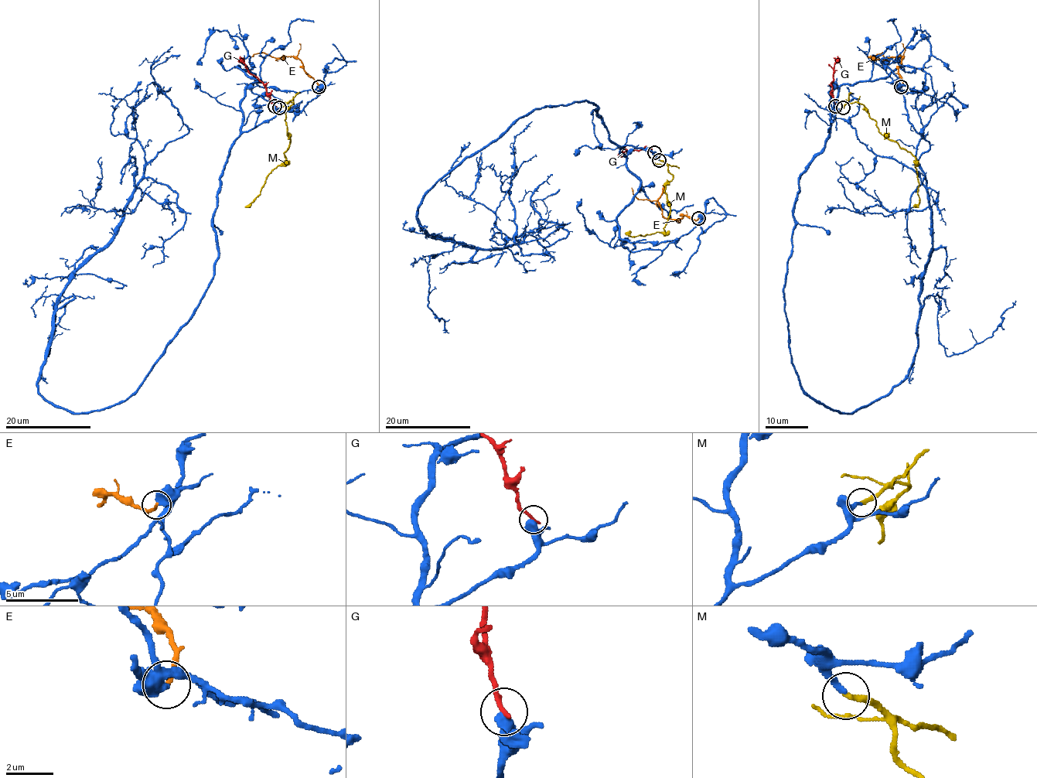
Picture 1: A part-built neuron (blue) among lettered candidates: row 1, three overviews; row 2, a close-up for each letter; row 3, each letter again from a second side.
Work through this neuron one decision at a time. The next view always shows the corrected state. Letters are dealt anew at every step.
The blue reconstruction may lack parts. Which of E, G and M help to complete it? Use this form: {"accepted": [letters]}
{"accepted": ["M"]}

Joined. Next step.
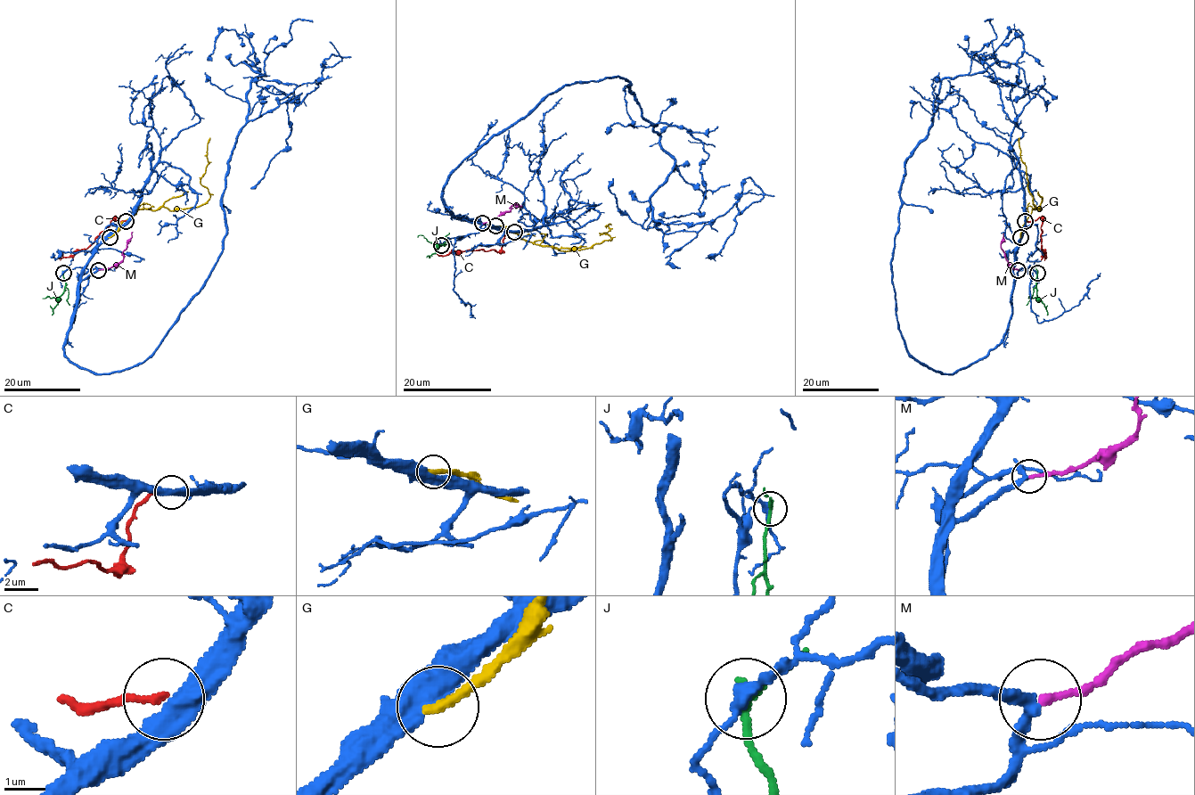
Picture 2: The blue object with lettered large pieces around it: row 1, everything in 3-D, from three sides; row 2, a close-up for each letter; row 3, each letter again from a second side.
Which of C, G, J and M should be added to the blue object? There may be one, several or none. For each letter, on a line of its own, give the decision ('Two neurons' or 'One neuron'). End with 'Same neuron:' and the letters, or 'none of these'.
C: Two neurons
G: Two neurons
J: Two neurons
M: One neuron
Same neuron: M

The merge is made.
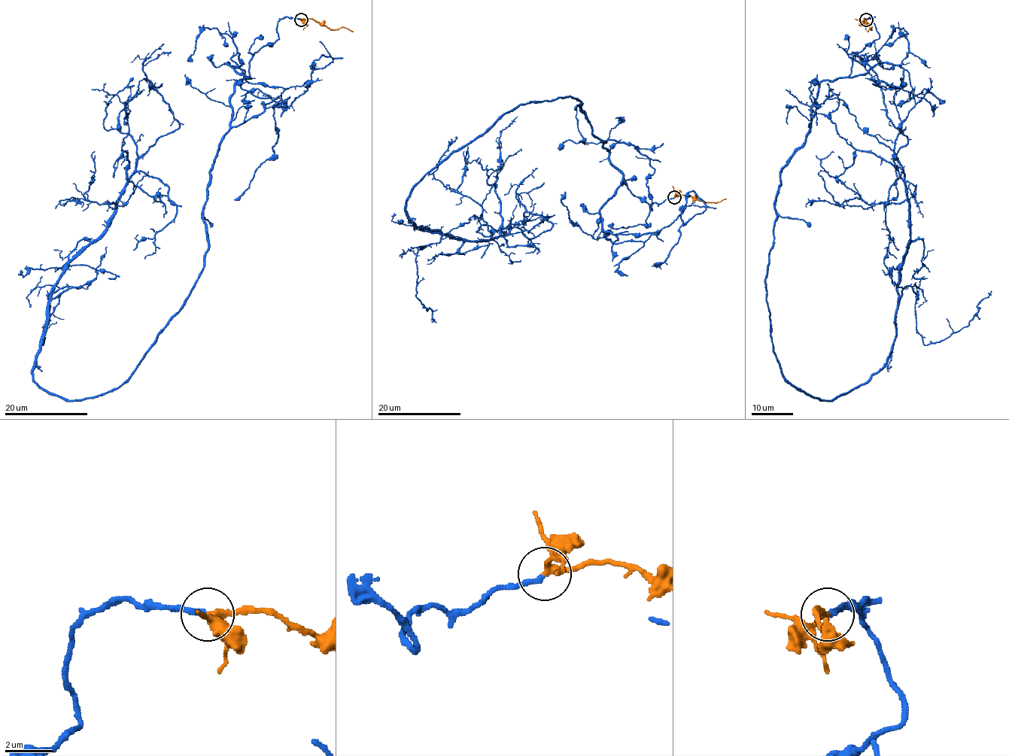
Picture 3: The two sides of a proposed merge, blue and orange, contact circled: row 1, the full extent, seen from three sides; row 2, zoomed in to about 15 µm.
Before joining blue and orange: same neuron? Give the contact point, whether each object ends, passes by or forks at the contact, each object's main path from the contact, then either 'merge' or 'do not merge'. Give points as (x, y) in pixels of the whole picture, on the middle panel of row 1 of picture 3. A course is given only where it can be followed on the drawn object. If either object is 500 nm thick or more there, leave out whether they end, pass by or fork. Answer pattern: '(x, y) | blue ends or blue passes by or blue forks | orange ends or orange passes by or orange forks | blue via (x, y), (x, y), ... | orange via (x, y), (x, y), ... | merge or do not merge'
(674, 197) | blue ends | orange passes by | blue via (674, 198), (622, 183), (571, 97), (506, 111), (405, 212), (532, 238), (537, 168) | orange via (674, 196), (688, 195), (704, 201), (715, 203), (726, 198) | merge

